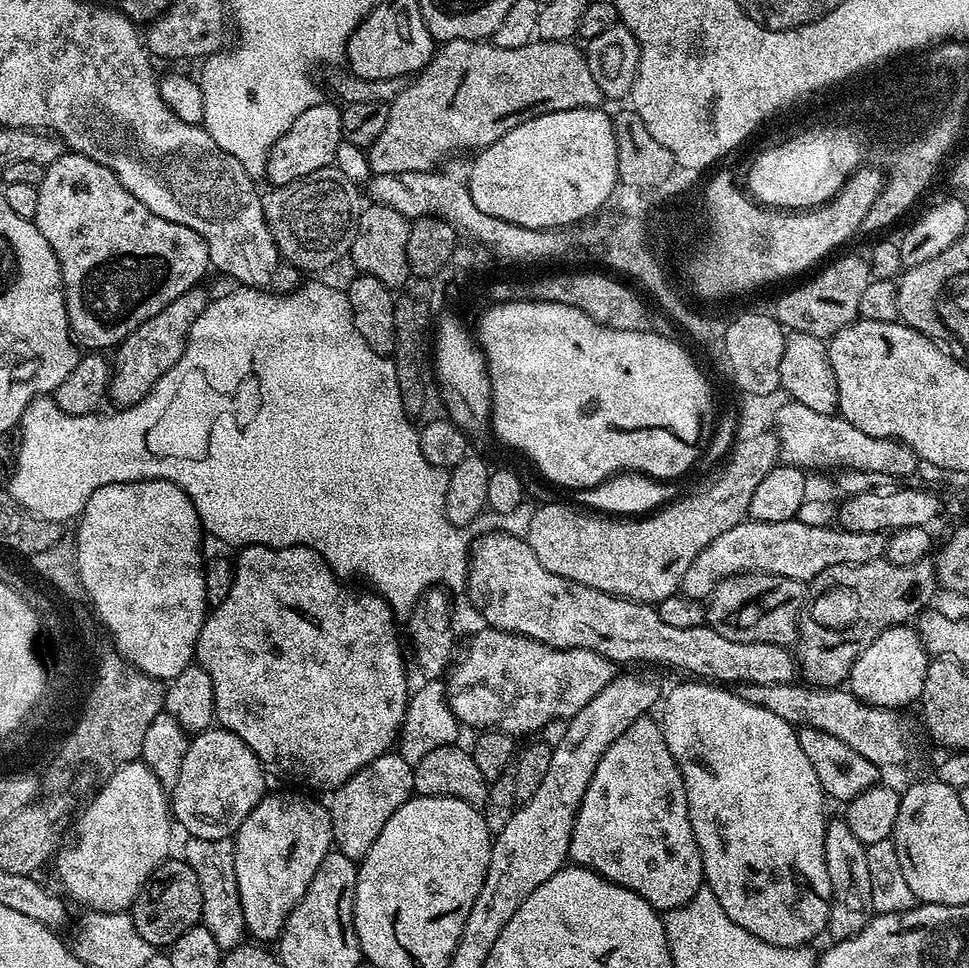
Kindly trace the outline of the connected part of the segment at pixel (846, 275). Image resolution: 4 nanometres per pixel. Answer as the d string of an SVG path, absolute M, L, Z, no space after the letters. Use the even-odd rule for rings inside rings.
M846 256L834 261L806 284L788 291L776 304L775 318L787 331L811 334L823 340L831 339L838 329L857 319L858 305L870 280L867 261L861 257Z

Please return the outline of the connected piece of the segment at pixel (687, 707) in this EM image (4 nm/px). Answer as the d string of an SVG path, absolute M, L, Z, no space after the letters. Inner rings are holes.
M716 682L688 683L692 684L680 684L677 688L670 689L669 692L667 689L666 695L662 700L662 708L664 704L664 720L662 719L662 727L664 729L664 741L666 742L666 746L670 750L672 757L676 760L676 765L680 767L682 782L686 786L686 802L688 803L688 813L690 814L690 826L694 830L694 838L696 839L696 845L698 846L700 857L702 858L702 866L704 867L704 884L718 898L718 902L722 906L722 910L726 910L730 922L742 926L742 930L746 930L750 934L754 934L758 938L762 938L766 942L770 942L779 948L799 948L807 945L809 942L812 942L808 940L814 939L819 932L823 933L825 929L827 929L828 915L830 914L831 908L830 902L832 900L830 877L827 873L826 858L824 857L824 829L826 823L826 815L824 816L824 803L826 803L826 797L824 789L821 788L820 783L818 782L818 774L814 774L814 766L810 766L810 761L806 758L806 753L802 751L797 729L793 727L793 725L787 724L787 722L782 718L778 718L778 714L770 714L770 710L746 702L739 694L733 691L731 687L721 686Z

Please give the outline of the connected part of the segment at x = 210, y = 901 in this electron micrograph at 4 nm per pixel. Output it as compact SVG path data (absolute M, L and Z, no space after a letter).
M197 836L185 839L182 859L198 874L198 886L202 886L202 926L214 934L214 942L222 950L238 946L246 936L244 915L238 894L238 878L234 874L236 845L231 839L211 840Z

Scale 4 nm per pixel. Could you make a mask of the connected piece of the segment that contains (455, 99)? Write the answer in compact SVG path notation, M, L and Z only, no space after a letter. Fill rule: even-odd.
M450 40L433 55L432 61L411 81L402 94L388 104L388 117L382 134L367 148L368 165L372 176L378 174L406 174L431 172L439 169L447 156L489 148L514 126L542 114L558 110L601 107L602 97L594 74L590 74L588 57L575 48L575 43L559 44L540 40L514 50L499 48L491 42L478 40Z

